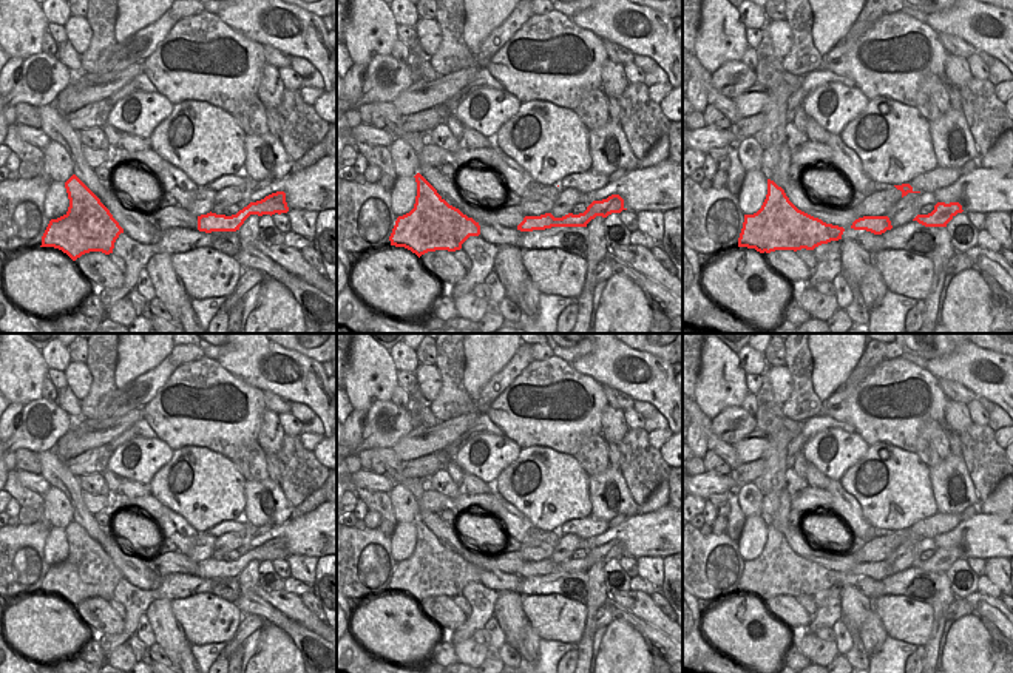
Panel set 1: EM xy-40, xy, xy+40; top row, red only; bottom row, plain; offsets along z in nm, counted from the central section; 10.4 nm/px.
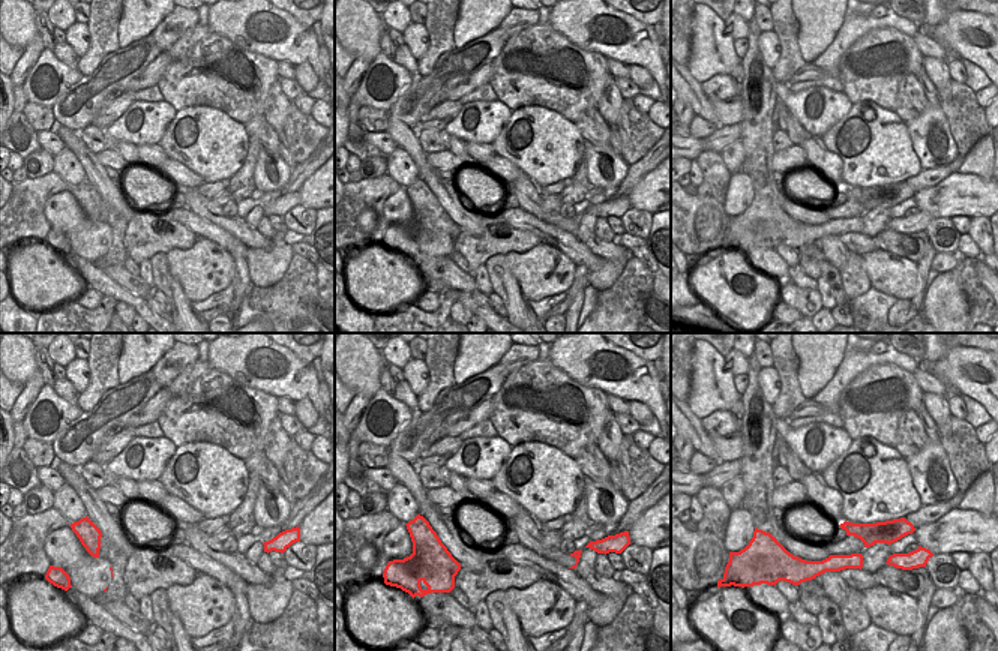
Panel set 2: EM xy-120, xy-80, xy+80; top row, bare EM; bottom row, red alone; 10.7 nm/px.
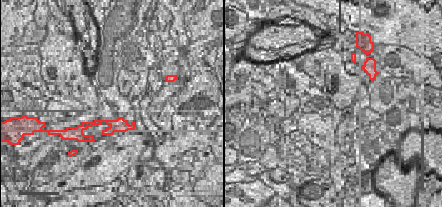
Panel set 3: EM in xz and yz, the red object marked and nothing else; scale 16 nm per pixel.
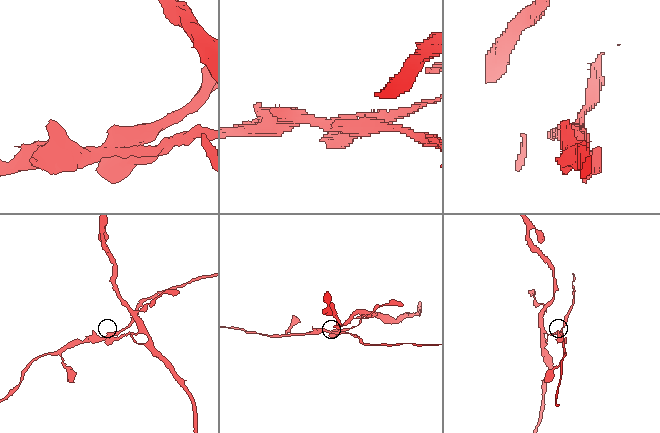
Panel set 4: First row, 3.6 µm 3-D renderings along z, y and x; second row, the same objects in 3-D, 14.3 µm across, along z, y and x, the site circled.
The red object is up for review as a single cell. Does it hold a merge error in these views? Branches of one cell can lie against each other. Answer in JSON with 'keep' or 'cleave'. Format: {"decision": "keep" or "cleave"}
{"decision": "cleave"}

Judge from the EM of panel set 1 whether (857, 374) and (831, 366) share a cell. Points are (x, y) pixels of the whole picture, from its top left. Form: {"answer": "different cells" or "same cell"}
{"answer": "different cells"}

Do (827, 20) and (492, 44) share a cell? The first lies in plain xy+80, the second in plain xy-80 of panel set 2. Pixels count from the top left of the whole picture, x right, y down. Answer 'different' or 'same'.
different

